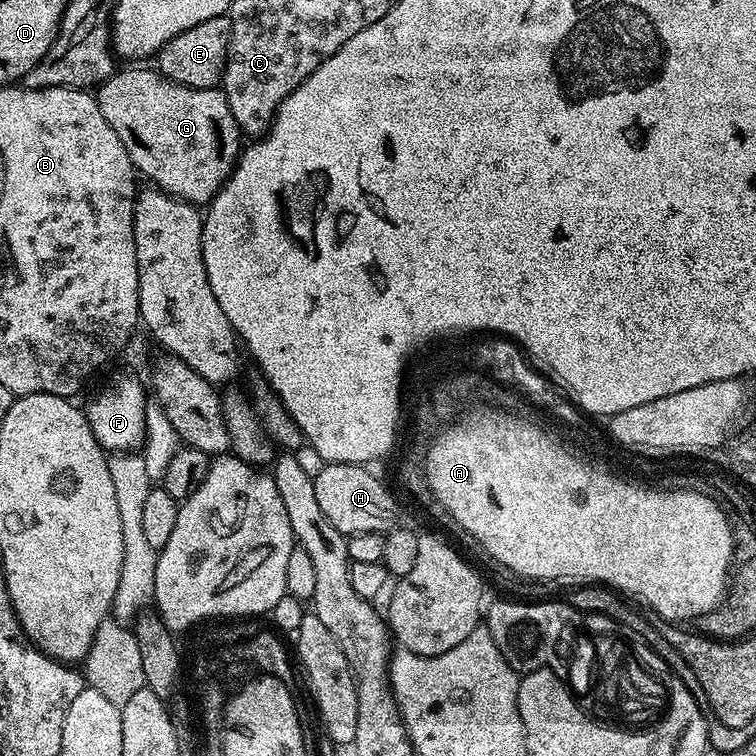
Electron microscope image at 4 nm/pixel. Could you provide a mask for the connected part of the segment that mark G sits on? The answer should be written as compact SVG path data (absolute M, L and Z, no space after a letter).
M128 66L128 69L117 70L112 73L109 80L104 81L95 89L94 95L98 106L102 110L102 115L106 117L106 122L110 122L110 126L114 126L114 134L118 134L118 138L122 138L122 146L126 146L126 154L130 154L130 162L133 168L141 177L144 176L161 192L169 192L171 196L176 196L179 200L185 200L188 204L197 206L207 206L211 204L212 199L218 194L218 190L232 175L232 169L236 167L236 161L242 151L242 133L238 122L234 120L234 114L230 114L230 106L226 102L226 94L219 87L215 88L191 88L190 86L182 86L173 80L167 80L161 72L148 68L136 68L140 66Z

